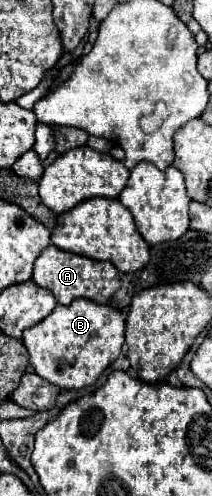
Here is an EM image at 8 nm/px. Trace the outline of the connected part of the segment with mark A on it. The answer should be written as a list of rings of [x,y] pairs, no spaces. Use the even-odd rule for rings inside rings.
[[[53,244],[45,248],[41,256],[35,260],[33,282],[43,288],[49,288],[59,304],[71,304],[75,298],[89,298],[97,304],[107,304],[111,296],[121,288],[119,270],[111,262],[97,262],[85,256],[77,256],[77,254],[59,250]]]

